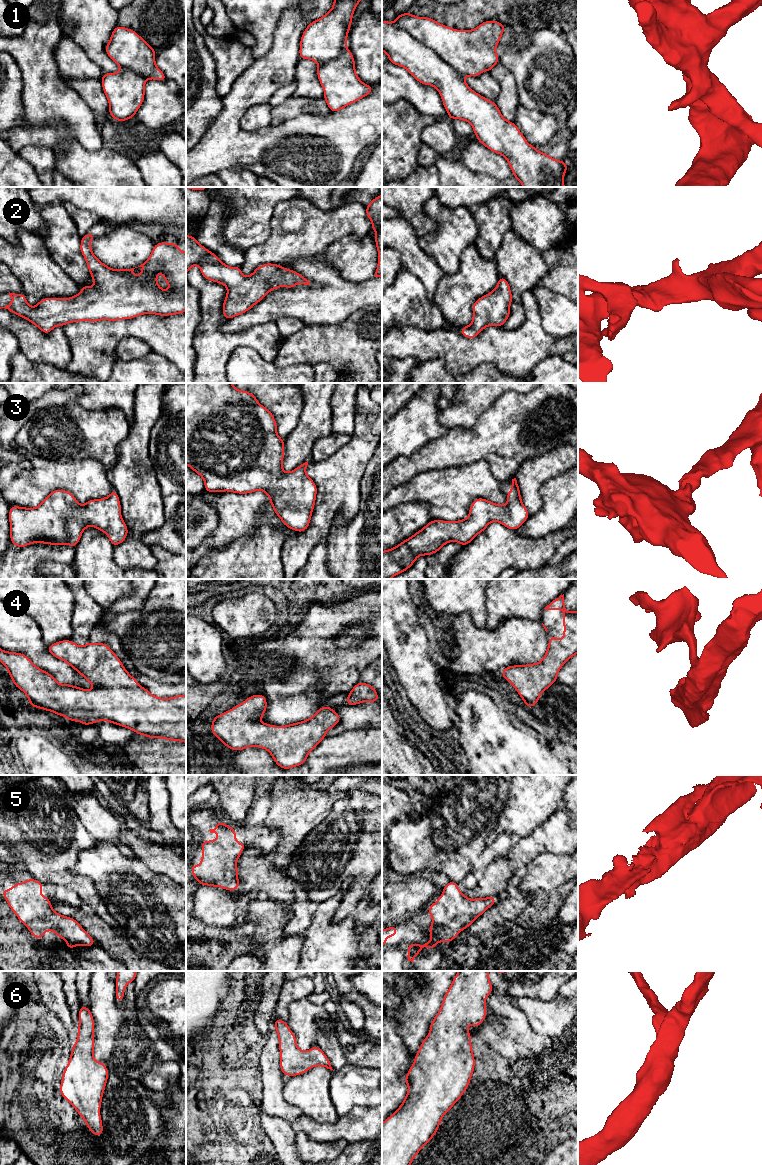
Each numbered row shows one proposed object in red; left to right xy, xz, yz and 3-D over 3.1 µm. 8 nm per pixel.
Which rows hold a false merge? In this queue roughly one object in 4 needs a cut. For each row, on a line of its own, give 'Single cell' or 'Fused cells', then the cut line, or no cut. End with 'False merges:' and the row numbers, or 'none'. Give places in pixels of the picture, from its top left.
1: Fused cells. Split along yz (393, 23), (404, 28), (416, 39), (431, 48), (461, 77)
2: Single cell. No split
3: Single cell. No split
4: Single cell. No split
5: Single cell. No split
6: Single cell. No split
False merges: 1

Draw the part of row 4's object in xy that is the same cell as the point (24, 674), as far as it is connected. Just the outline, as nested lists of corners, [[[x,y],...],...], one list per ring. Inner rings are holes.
[[[62,640],[46,649],[57,659],[68,663],[95,688],[85,690],[60,684],[50,673],[35,666],[25,654],[0,649],[0,662],[7,668],[15,687],[26,694],[31,707],[53,712],[73,722],[80,721],[82,725],[107,721],[151,739],[186,743],[186,695],[171,698],[152,695],[128,673],[121,660],[105,643],[89,641],[85,646],[78,646],[71,640]]]

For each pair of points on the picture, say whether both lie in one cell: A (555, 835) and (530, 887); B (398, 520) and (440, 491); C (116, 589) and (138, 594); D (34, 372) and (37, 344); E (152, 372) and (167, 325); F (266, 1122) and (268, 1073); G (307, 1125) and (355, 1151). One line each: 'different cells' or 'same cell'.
A: different cells
B: different cells
C: different cells
D: different cells
E: different cells
F: different cells
G: different cells

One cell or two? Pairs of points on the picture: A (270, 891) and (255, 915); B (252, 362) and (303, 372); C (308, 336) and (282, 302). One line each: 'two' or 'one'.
A: two
B: one
C: two

